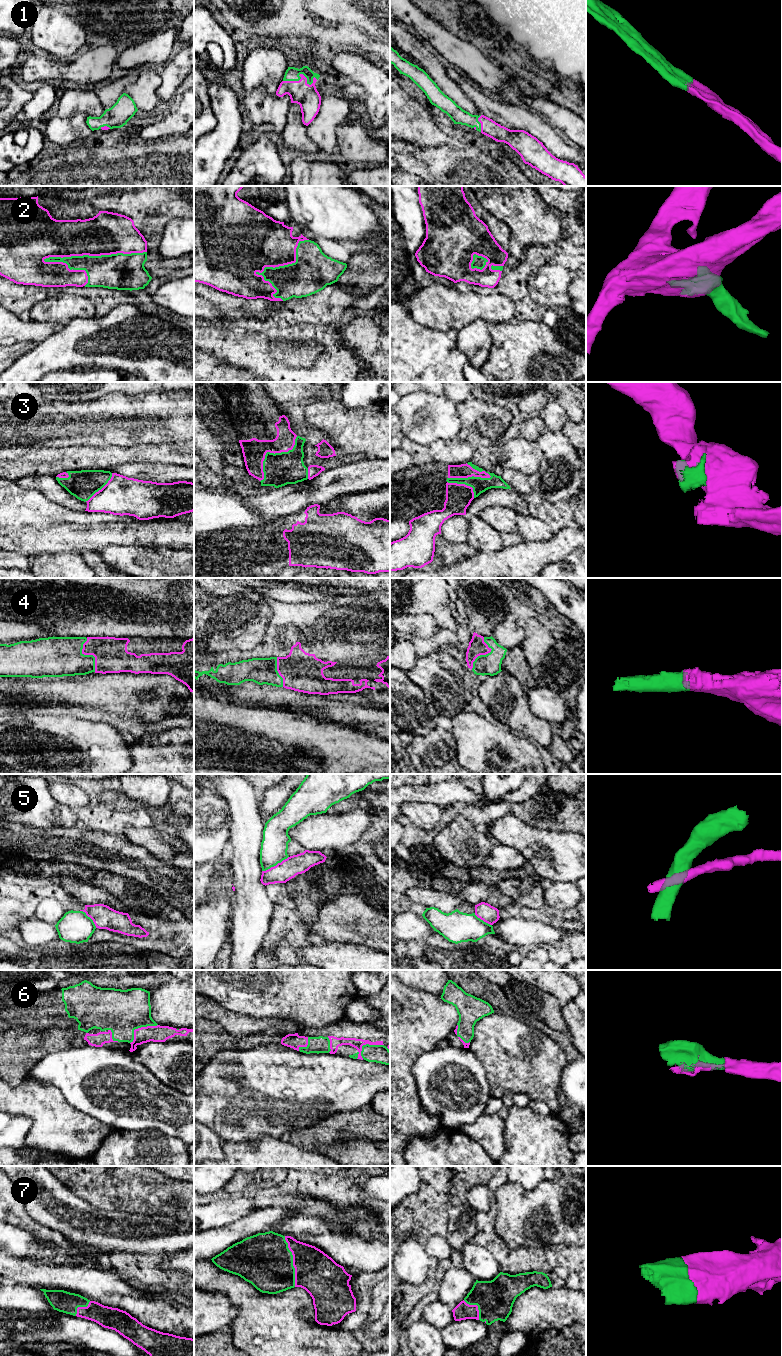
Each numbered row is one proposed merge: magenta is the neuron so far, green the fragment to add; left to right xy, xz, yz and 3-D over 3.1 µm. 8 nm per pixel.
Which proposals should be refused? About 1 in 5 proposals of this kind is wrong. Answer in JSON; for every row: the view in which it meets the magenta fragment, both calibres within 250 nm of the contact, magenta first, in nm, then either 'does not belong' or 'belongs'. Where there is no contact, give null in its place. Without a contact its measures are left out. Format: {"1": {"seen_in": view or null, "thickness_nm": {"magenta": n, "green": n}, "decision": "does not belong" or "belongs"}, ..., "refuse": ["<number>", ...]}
{"1": {"seen_in": "xz", "thickness_nm": {"magenta": 190, "green": 110}, "decision": "belongs"}, "2": {"seen_in": "xy", "thickness_nm": {"magenta": 340, "green": 300}, "decision": "belongs"}, "3": {"seen_in": "xz", "thickness_nm": {"magenta": 190, "green": 260}, "decision": "does not belong"}, "4": {"seen_in": "xy", "thickness_nm": {"magenta": 280, "green": 320}, "decision": "belongs"}, "5": {"seen_in": "xz", "thickness_nm": {"magenta": 160, "green": 220}, "decision": "does not belong"}, "6": {"seen_in": "xz", "thickness_nm": {"magenta": 90, "green": 140}, "decision": "belongs"}, "7": {"seen_in": "xz", "thickness_nm": {"magenta": 320, "green": 440}, "decision": "belongs"}, "refuse": ["3", "5"]}

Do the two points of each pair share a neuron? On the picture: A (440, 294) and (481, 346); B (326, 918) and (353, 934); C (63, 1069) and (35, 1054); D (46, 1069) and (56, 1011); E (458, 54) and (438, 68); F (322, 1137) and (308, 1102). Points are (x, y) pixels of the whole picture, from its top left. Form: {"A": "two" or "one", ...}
{"A": "two", "B": "one", "C": "two", "D": "two", "E": "two", "F": "two"}

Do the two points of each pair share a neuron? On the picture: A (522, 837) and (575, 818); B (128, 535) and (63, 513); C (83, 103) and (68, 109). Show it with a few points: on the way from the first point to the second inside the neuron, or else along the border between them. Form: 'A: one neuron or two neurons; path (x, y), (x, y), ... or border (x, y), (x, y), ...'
A: two neurons; border (522, 820), (538, 828), (567, 832)
B: two neurons; border (116, 521), (69, 523)
C: one neuron; path (79, 103), (72, 105)

